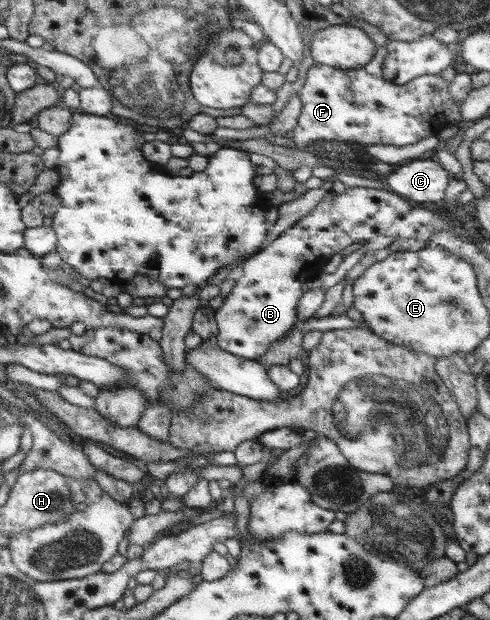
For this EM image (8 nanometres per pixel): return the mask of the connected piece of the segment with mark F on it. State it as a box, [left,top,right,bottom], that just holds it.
[286,46,461,150]

